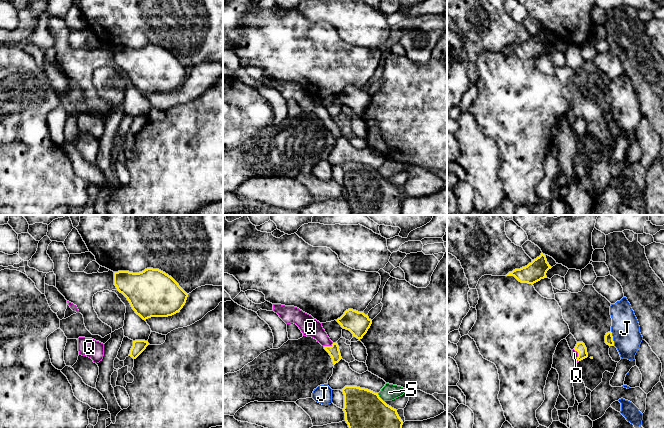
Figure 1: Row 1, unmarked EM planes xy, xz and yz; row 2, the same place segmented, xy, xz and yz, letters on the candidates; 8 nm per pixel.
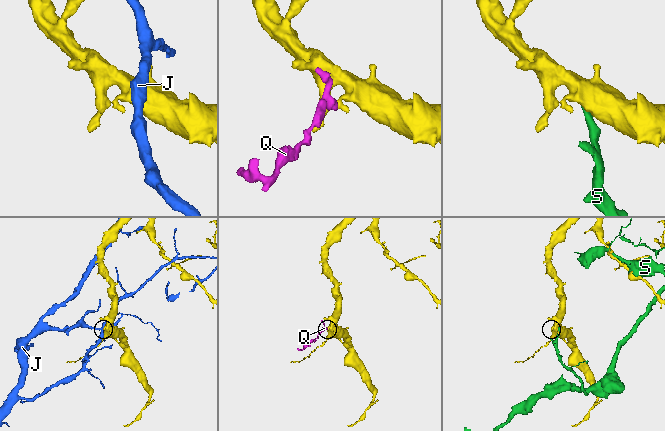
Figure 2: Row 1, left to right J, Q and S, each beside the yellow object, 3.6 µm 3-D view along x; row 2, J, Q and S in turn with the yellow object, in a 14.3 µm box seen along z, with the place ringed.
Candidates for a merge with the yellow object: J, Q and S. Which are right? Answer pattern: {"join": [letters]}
{"join": ["Q"]}

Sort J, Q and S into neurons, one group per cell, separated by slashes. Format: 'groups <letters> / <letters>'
groups J / Q / S

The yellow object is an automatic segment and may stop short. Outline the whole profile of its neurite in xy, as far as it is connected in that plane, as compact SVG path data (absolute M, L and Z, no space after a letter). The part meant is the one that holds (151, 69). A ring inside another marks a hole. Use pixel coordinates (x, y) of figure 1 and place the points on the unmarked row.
M153 44L142 48L114 48L114 61L143 96L179 88L188 70L168 50Z

